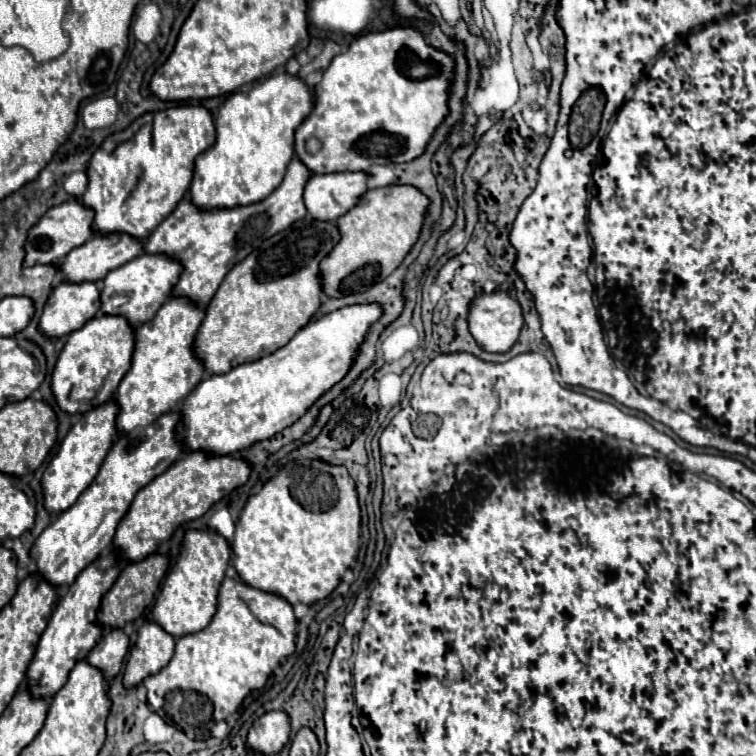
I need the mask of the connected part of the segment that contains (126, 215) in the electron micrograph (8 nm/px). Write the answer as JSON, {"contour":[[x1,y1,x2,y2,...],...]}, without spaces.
{"contour":[[179,105,145,113,125,131,101,145,87,165,87,189,81,203,95,211,93,233,131,235,145,241,185,197,195,157,215,143,213,115,201,105]]}

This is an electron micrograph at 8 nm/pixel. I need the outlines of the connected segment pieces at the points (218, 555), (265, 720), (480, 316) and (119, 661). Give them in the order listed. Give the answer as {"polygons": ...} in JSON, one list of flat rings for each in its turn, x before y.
{"polygons":[[[189,529,181,541,179,557,167,573,153,605,153,619,173,637,197,633,209,625,217,609,217,591,231,561,231,547,213,529]],[[267,711,251,725,247,747,265,755,275,755,289,741,289,733,289,715,285,711]],[[481,291,481,293,477,293,475,299,469,303,467,321,469,321,469,331,471,331,473,339,477,341,477,345,491,353,509,351,515,345,519,331,525,323,521,303,517,303,517,299,513,299,509,291,493,291,493,293]],[[107,629,103,631,101,639,97,641,97,647,93,647,93,651,87,655,87,663,97,667,105,681,111,681,123,665,123,659,129,651,129,637,121,631,121,629]]]}

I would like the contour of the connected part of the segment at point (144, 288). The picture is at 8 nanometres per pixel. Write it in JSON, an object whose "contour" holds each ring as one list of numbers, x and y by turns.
{"contour":[[139,253,133,261,113,269,103,279,103,287,99,289,101,291,101,311,105,315,125,317,131,327,145,323,171,297,171,289,175,287,181,271,183,271,183,267,165,255]]}

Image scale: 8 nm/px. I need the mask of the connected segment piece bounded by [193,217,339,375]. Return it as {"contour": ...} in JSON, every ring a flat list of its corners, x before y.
{"contour":[[305,217,267,239,259,249,237,263,205,307,205,319,193,341,193,353,203,363,205,371,221,375,289,343,321,305,319,263,337,241,339,231,333,221,325,223]]}

